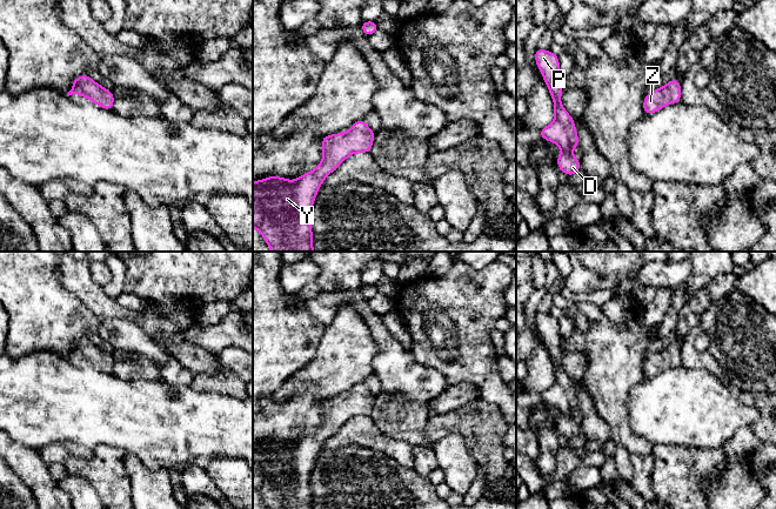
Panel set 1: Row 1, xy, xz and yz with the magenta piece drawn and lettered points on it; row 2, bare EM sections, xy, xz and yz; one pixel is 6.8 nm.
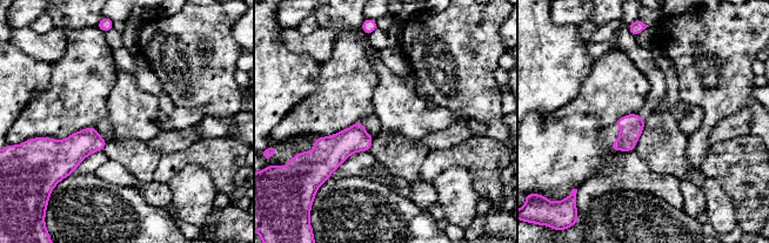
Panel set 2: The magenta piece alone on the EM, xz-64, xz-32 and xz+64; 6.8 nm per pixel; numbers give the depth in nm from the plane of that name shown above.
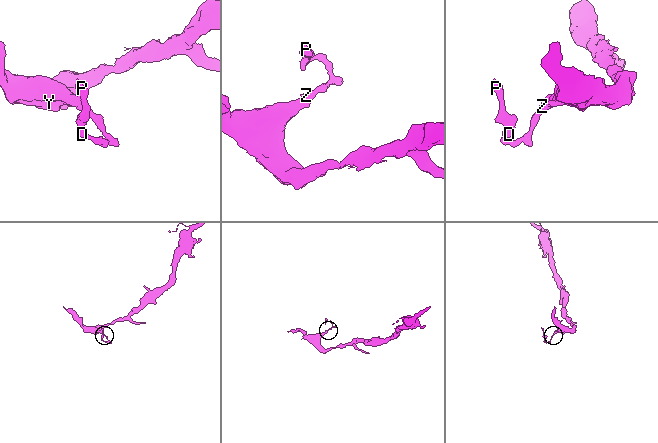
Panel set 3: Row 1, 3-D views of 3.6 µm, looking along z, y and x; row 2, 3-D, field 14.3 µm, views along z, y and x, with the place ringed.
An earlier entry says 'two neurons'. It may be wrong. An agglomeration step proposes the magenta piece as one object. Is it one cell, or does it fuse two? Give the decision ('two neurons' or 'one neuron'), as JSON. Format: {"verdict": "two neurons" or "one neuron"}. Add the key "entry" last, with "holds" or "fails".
{"verdict": "one neuron", "entry": "fails"}

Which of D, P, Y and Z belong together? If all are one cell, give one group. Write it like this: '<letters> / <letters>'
D P Y Z

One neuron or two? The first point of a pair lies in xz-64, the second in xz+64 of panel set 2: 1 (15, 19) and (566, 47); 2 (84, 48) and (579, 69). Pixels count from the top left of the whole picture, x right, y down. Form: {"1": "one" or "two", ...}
{"1": "two", "2": "two"}

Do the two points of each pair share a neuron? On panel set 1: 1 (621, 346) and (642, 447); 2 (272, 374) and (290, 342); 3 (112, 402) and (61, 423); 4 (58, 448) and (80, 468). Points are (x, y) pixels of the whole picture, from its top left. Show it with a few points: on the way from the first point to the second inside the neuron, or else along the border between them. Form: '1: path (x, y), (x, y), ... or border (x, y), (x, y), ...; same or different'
1: path (617, 372), (619, 423); same
2: path (272, 366), (272, 361), (282, 350); same
3: path (99, 408), (77, 408), (74, 410); same
4: border (93, 450), (91, 457), (66, 457), (61, 462); different

